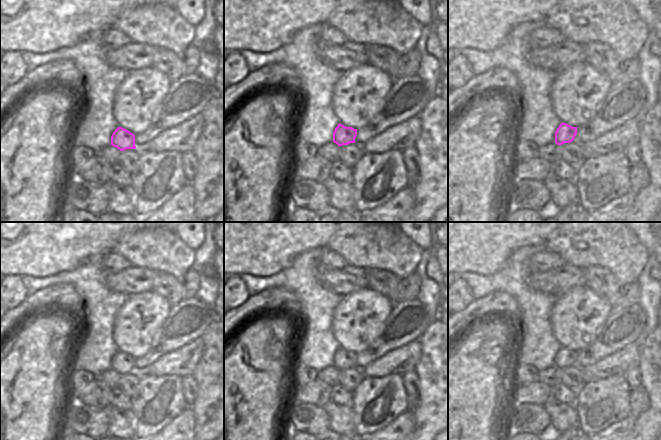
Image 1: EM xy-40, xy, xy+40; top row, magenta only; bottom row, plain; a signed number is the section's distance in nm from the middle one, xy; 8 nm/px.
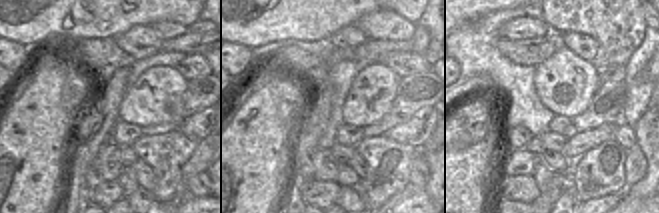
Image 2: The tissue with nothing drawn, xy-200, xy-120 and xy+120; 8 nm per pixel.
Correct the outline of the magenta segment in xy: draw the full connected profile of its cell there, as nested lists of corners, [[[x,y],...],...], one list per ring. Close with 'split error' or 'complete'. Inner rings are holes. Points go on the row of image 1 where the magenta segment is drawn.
[[[339,123],[333,132],[333,142],[339,147],[342,145],[348,145],[350,143],[355,143],[356,136],[357,129],[346,127]]] | complete

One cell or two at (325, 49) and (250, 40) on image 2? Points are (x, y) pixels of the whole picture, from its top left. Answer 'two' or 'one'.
two

